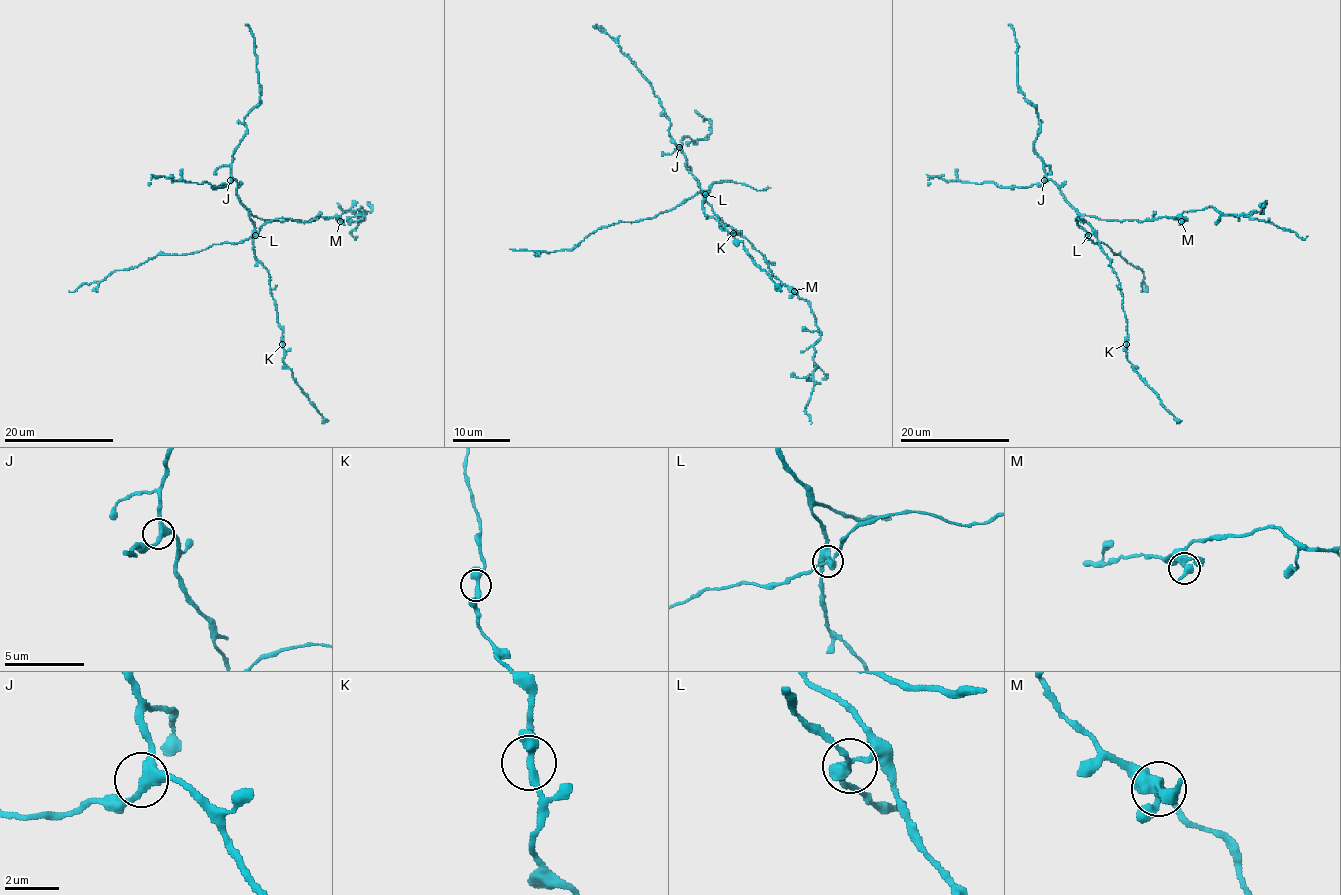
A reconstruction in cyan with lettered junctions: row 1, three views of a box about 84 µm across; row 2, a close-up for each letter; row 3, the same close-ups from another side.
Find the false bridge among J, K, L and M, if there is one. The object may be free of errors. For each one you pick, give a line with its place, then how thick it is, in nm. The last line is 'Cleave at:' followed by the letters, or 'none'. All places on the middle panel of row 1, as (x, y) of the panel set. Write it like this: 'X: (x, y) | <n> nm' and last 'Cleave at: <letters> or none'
L: (705, 194) | 280 nm
Cleave at: L

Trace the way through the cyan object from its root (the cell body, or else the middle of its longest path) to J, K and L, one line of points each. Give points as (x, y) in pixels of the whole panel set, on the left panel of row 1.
J: (256, 217), (241, 202), (237, 182), (230, 180)
K: (256, 217), (249, 217), (255, 228), (253, 254), (268, 273), (270, 293), (282, 330), (282, 344)
L: (256, 217), (249, 217), (255, 234)

